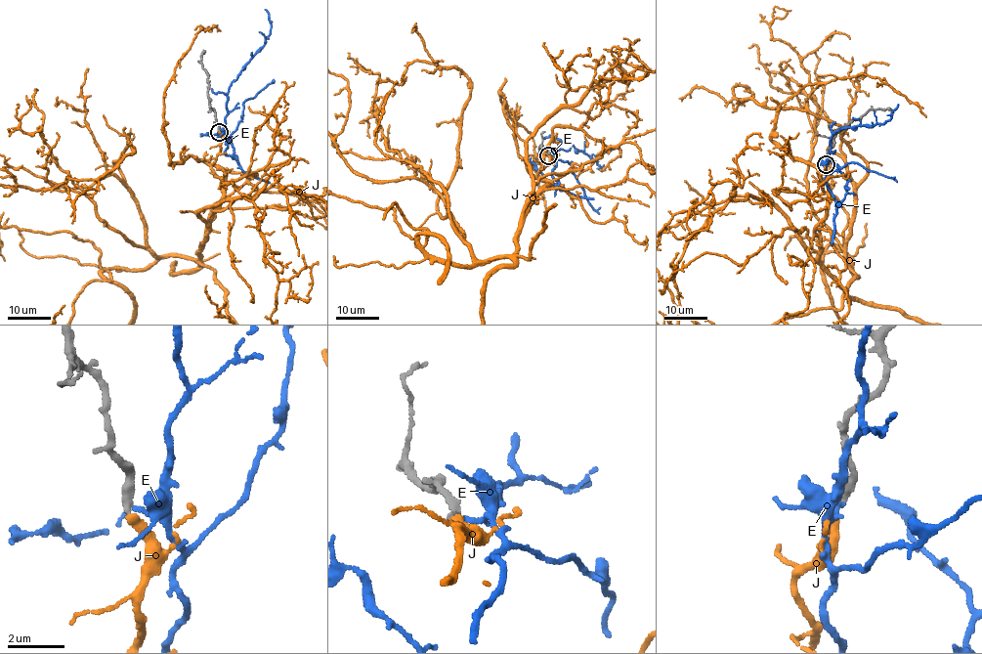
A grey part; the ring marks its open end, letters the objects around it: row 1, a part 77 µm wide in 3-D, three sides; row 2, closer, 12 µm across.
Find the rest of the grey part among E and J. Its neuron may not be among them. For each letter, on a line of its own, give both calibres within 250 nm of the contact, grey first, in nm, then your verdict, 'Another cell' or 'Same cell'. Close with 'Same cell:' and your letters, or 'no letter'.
E: Thickness 340 nm (grey) against 150 nm. Another cell
J: Thickness 320 nm (grey) against 320 nm. Same cell
Same cell: J

